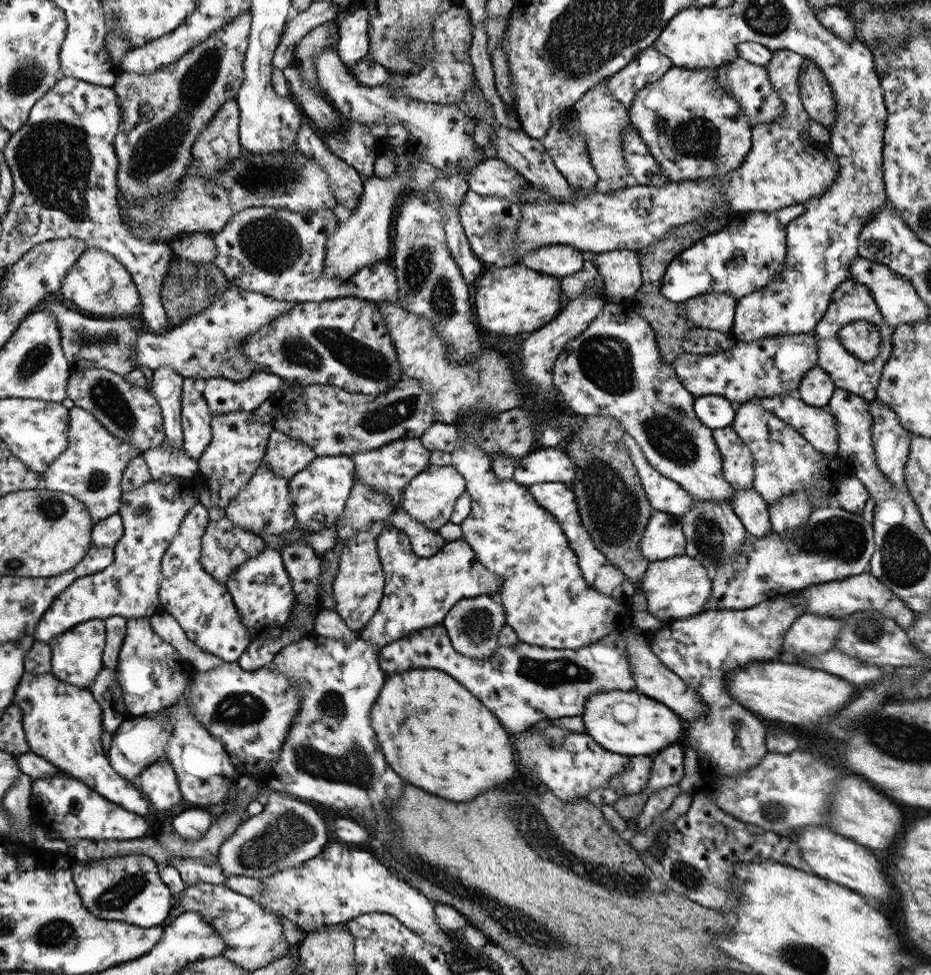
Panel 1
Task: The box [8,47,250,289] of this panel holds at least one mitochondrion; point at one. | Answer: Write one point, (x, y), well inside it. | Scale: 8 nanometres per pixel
(53, 156)

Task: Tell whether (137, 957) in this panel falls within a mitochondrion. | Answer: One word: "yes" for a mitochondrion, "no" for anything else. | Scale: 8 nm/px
no

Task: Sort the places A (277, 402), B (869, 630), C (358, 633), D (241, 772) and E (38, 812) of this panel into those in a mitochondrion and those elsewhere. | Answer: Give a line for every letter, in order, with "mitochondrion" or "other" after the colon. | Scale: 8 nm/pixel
A: other
B: mitochondrion
C: other
D: other
E: other

